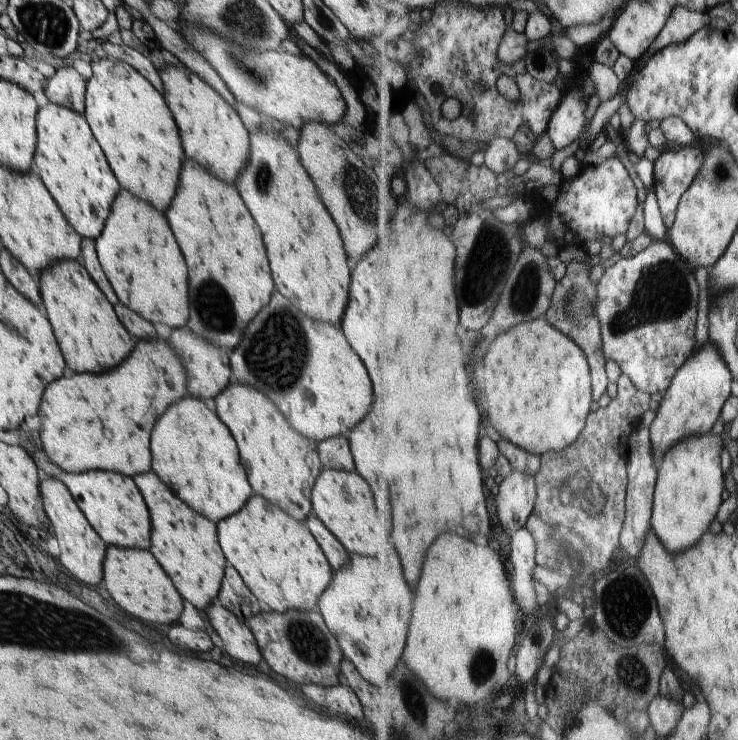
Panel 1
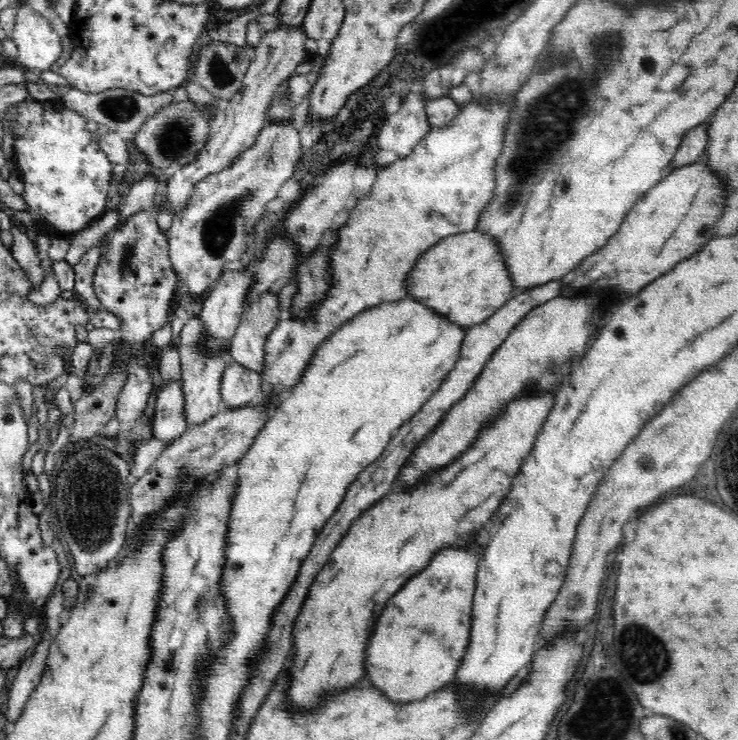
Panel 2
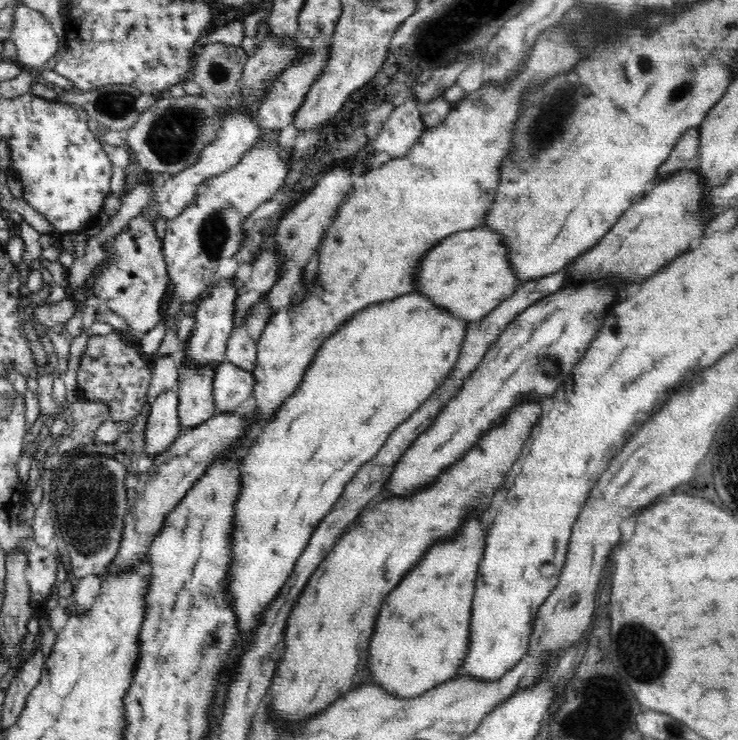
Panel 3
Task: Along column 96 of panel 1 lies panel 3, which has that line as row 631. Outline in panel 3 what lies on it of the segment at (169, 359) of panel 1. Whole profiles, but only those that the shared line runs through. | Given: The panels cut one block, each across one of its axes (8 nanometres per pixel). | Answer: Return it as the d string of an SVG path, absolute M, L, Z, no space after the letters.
M468 514L468 518L464 518L462 526L456 530L456 536L432 544L426 552L426 560L422 560L422 564L418 564L418 568L410 572L398 584L398 588L384 598L384 606L374 621L376 630L370 640L368 668L372 680L388 694L400 698L416 698L458 675L469 649L476 577L485 549L486 533L482 531L484 528L480 518L479 514Z

